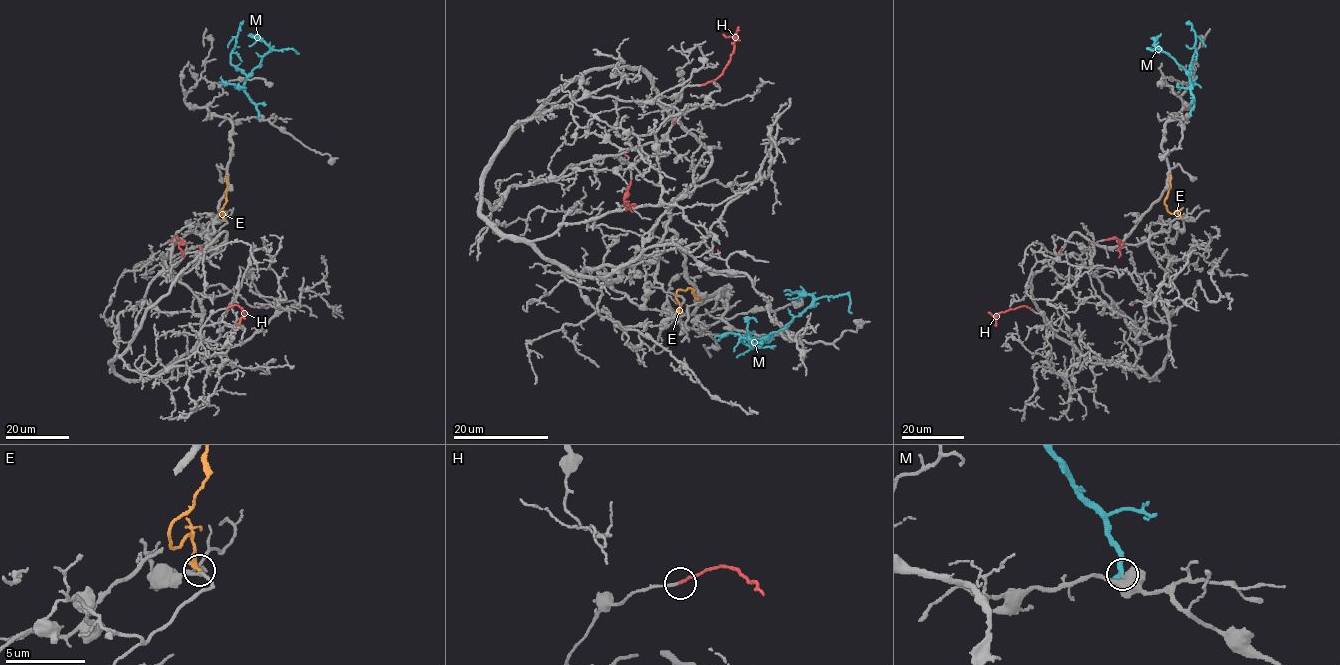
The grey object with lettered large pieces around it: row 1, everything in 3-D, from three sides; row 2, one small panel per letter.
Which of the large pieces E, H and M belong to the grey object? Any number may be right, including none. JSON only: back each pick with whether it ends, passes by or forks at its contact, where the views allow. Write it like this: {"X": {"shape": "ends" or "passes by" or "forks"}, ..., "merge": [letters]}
{"merge": []}

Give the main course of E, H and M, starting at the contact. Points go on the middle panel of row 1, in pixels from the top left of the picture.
E: (679, 311), (676, 296), (678, 290), (689, 288), (697, 299), (699, 297)
H: (701, 84), (627, 156), (630, 182), (624, 200), (625, 205), (625, 201), (718, 252)
M: (761, 340), (760, 347), (755, 347), (750, 339), (765, 339), (780, 331), (823, 296), (847, 294), (851, 313)

